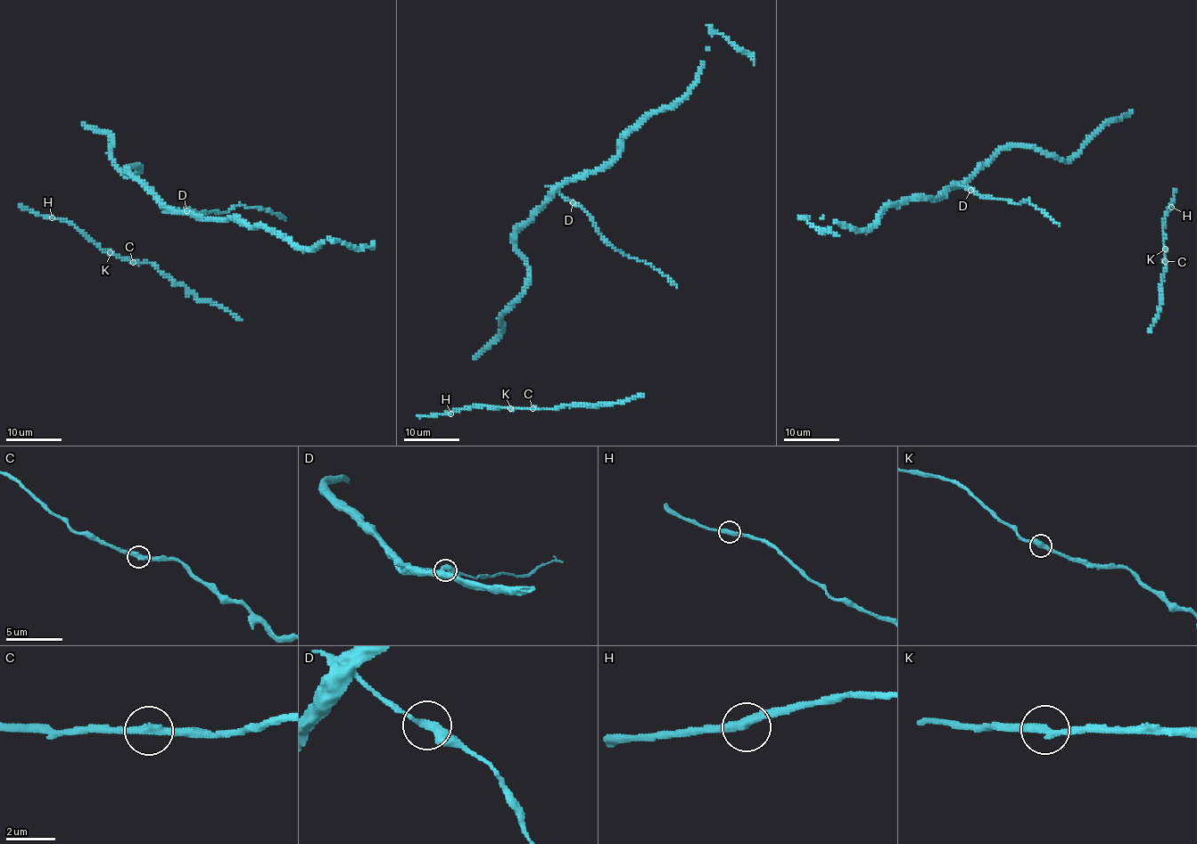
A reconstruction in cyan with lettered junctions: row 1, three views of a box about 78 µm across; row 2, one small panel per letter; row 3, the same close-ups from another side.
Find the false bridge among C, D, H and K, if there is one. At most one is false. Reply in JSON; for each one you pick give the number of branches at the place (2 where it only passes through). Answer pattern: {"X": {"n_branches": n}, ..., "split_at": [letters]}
{"C": {"n_branches": 2}, "split_at": ["C"]}

